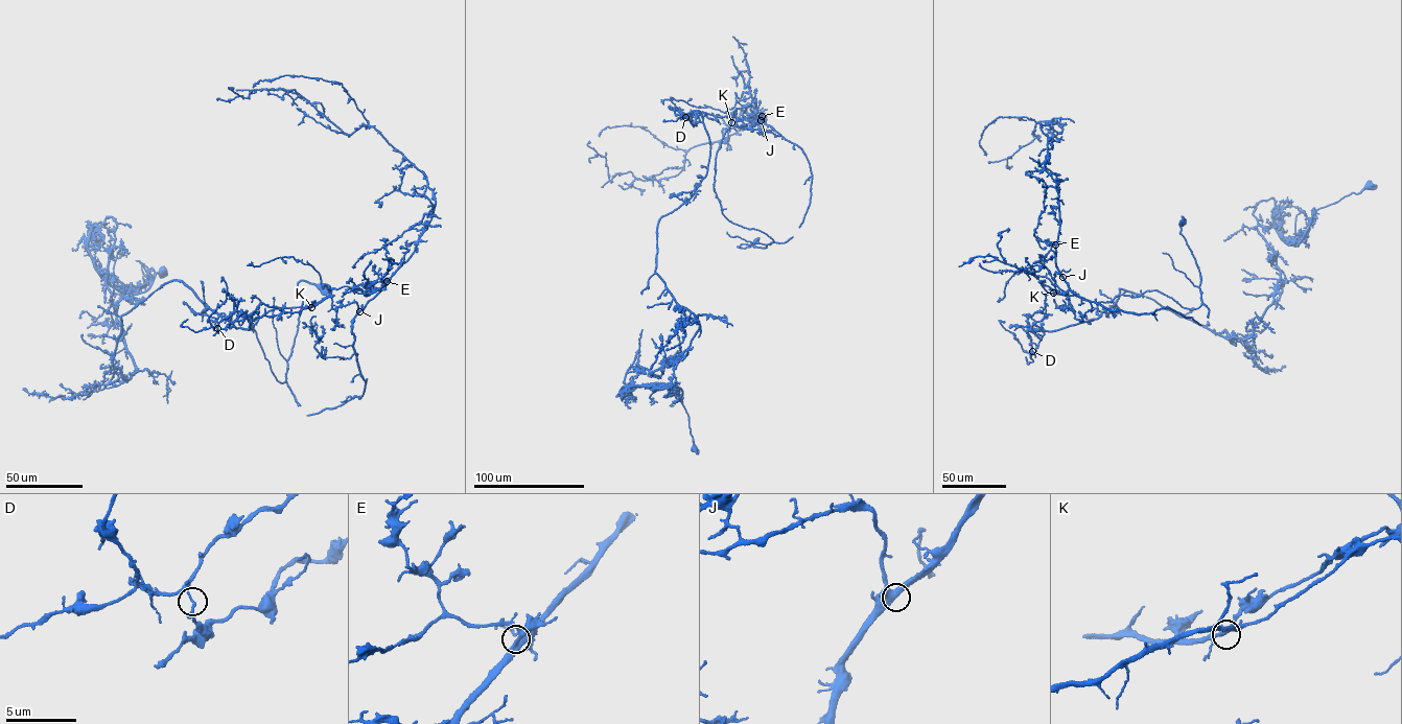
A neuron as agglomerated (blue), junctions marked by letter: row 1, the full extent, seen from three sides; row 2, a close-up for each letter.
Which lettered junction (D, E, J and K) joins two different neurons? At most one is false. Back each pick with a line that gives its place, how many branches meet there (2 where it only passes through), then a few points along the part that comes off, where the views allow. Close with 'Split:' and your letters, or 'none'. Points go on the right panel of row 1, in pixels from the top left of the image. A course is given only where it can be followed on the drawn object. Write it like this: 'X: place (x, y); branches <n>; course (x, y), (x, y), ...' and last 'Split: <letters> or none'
D: place (1032, 351); branches 5; course (1032, 351), (1028, 317), (1053, 292), (1043, 281), (1061, 276), (1040, 127), (1058, 123), (1036, 123), (1012, 166)
Split: D

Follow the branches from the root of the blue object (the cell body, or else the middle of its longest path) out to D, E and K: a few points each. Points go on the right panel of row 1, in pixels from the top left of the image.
D: (1182, 220), (1200, 306), (1157, 290), (1097, 302), (1050, 293), (1027, 319), (1032, 351)
E: (1182, 220), (1200, 276), (1193, 309), (1157, 290), (1097, 302), (1053, 293), (1043, 281), (1062, 276), (1055, 244)
K: (1182, 220), (1179, 233), (1200, 276), (1201, 303), (1197, 308), (1184, 308), (1157, 290), (1097, 302), (1053, 293)

